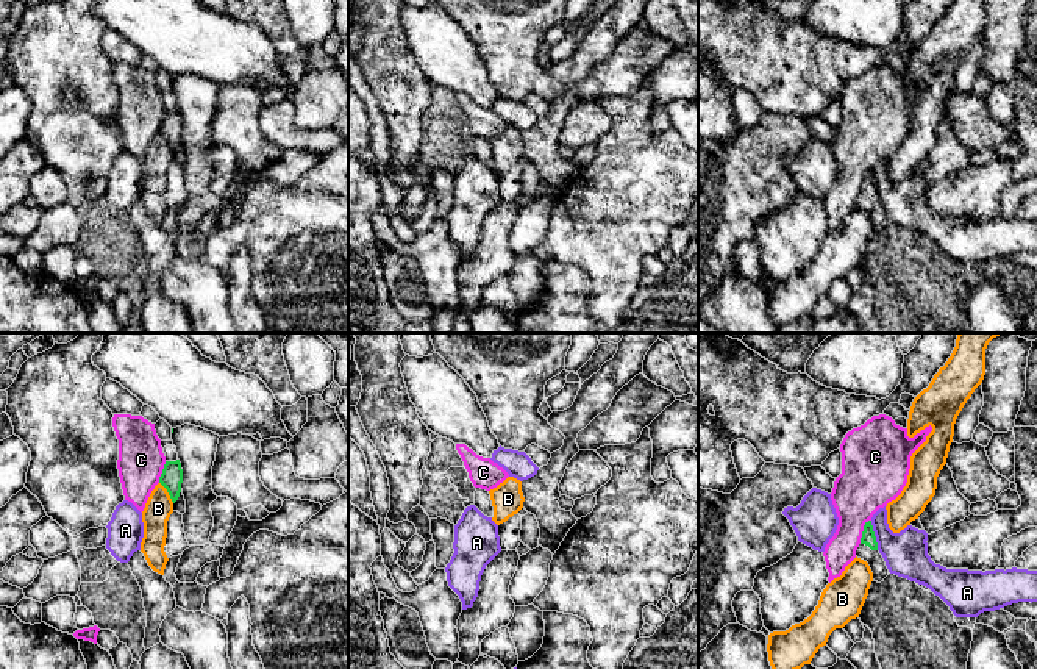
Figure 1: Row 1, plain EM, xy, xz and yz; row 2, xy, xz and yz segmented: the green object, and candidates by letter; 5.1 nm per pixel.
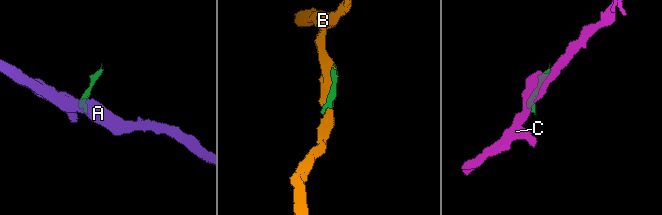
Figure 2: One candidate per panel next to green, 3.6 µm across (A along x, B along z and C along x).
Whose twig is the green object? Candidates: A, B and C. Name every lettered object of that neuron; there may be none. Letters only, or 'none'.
none

